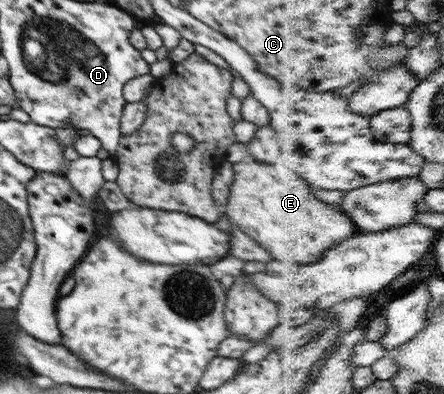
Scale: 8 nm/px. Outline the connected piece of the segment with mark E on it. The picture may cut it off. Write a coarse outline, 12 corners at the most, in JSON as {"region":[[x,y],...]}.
{"region":[[280,163],[233,164],[225,206],[273,260],[312,264],[357,234]]}

